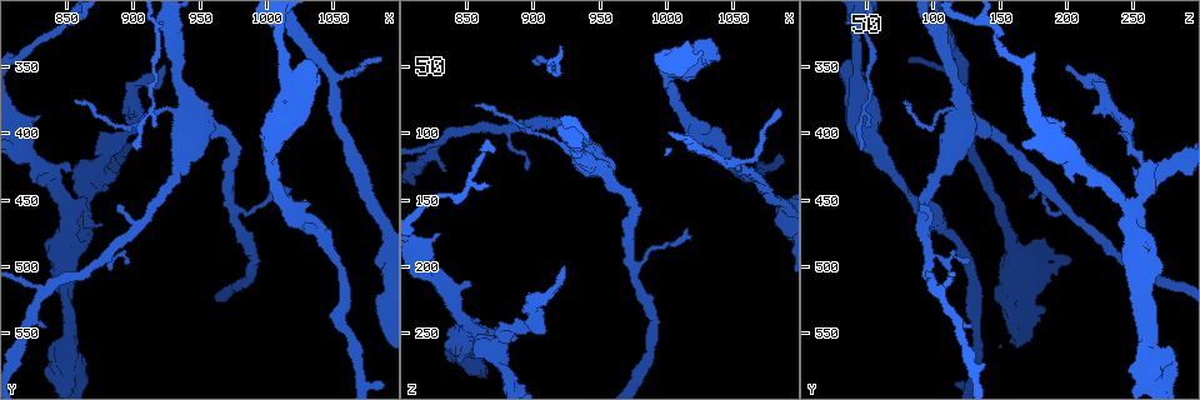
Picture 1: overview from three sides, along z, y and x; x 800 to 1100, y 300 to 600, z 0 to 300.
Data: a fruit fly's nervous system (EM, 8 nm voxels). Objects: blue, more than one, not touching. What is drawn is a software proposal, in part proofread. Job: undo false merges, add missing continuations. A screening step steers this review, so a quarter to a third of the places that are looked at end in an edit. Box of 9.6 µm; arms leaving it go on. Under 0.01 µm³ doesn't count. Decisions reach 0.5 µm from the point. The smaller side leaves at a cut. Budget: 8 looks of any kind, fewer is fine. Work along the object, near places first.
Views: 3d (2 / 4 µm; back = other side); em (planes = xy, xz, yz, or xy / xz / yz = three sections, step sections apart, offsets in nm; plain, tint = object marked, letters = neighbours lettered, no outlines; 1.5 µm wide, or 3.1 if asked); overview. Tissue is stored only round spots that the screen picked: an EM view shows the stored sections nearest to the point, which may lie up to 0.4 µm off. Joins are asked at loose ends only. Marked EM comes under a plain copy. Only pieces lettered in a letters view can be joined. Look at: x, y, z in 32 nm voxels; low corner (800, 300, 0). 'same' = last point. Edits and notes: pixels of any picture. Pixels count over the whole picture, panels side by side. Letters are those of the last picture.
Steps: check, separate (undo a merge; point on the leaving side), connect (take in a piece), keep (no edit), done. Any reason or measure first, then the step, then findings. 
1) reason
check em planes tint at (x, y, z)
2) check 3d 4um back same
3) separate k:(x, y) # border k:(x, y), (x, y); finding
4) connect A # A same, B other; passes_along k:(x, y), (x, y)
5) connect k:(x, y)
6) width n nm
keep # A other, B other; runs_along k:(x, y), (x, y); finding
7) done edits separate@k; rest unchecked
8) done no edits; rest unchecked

an open end
check em xz step 8 tint at (1016, 448, 172)

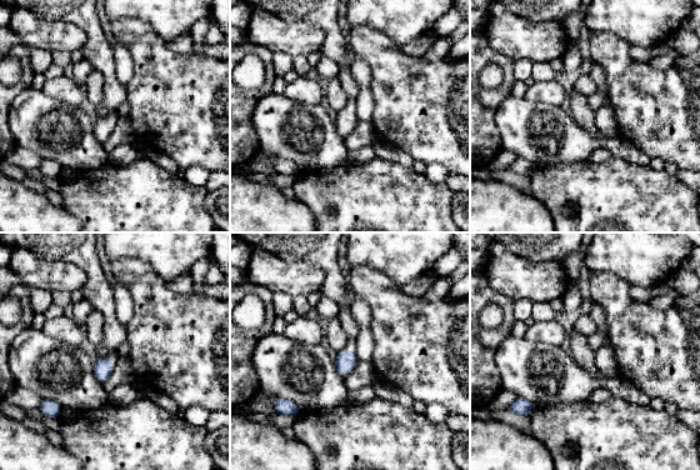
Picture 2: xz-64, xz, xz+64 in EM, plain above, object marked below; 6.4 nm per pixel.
check em planes letters same

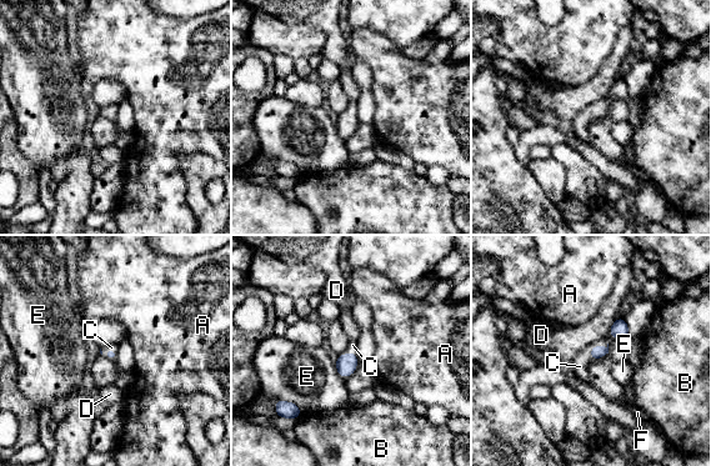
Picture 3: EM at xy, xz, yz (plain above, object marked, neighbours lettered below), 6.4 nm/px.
connect C # A other, B other, C same, D other, E other, F other; passes_along 3:(597, 351), (596, 346), (580, 366); it goes on there

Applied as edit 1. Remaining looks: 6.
redraw
check overview

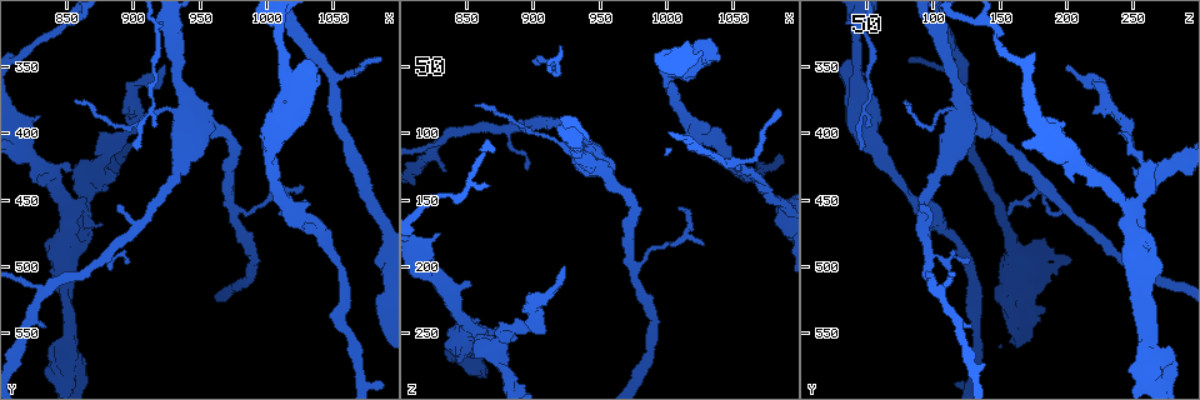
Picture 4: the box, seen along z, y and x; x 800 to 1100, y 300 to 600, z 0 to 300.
abrupt turn
check 3d 4um at (908, 392, 244)

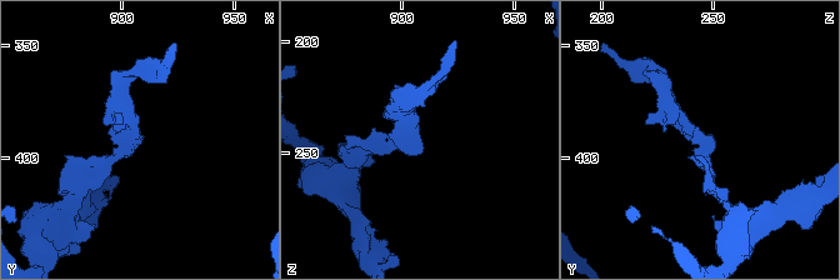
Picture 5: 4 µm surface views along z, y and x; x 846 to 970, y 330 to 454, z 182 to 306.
arm_widths 170, 260 nm
check em 3.1um planes letters at (906, 391, 245)

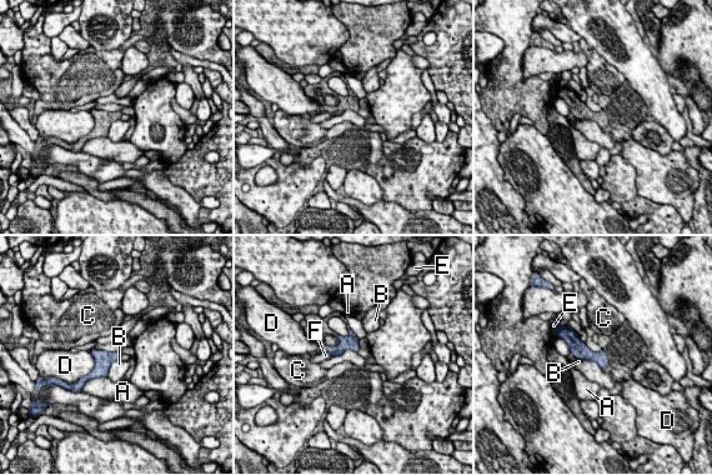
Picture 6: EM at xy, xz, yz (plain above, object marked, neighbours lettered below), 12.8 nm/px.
keep # A other, B other, C other, D other, E other, F other; runs_along 6:(566, 333), (603, 365); continuous, no second cell

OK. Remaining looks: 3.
a fork
check em yz step 8 tint at (856, 458, 246)

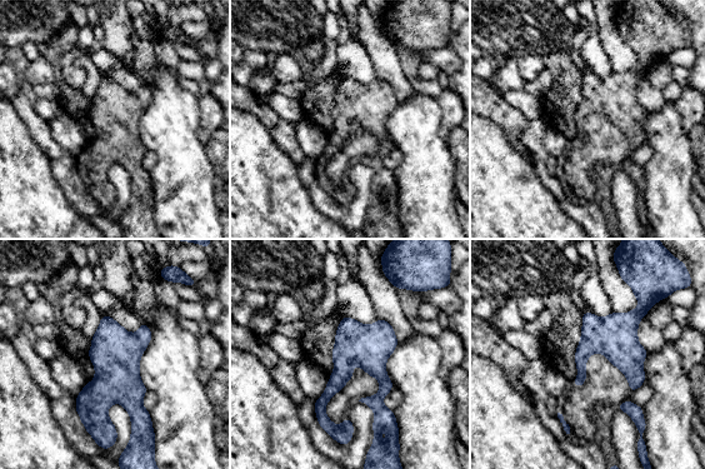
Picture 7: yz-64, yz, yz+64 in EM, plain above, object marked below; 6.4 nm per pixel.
check em yz step 8 letters same

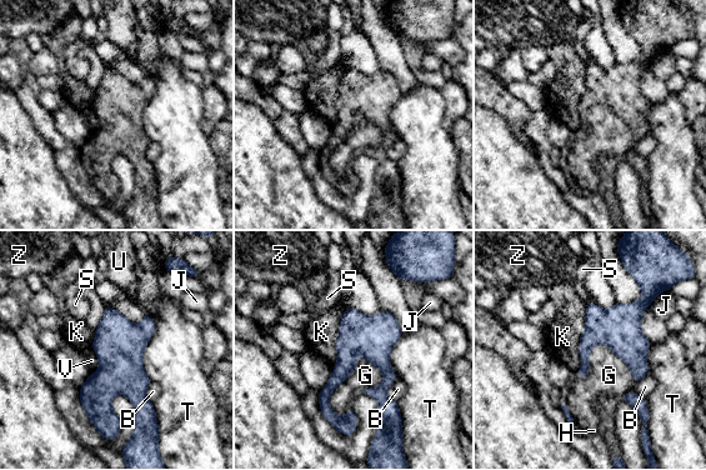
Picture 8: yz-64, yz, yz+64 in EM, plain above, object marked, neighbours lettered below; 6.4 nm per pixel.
keep # B other, G other, H other, J other, K other, S other, T other, U other, V other, Z other; runs_along 8:(385, 314), (325, 393), (325, 409), (349, 425); one cell here

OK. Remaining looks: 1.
done edits connect@3; rest unchecked

